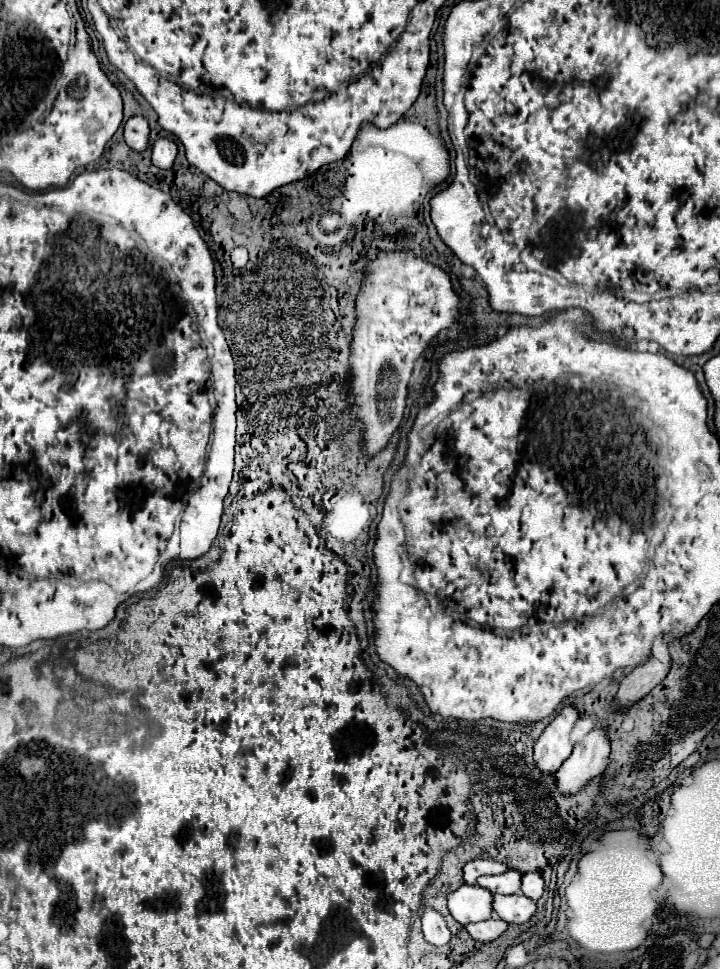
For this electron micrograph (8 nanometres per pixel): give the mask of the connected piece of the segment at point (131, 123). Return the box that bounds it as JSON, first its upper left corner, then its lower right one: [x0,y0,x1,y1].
[124,116,148,152]

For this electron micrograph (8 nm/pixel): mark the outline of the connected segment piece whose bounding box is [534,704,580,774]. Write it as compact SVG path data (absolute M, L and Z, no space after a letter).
M564 704L558 712L558 716L546 726L546 730L540 734L534 746L534 760L542 772L556 772L562 762L568 758L568 752L572 752L570 732L578 720L580 712L572 704Z

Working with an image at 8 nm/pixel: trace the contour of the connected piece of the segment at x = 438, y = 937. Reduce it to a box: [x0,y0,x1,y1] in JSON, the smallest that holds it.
[422,908,450,946]

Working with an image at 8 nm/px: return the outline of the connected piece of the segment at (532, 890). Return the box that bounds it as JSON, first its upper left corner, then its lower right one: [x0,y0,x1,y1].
[522,872,544,900]

